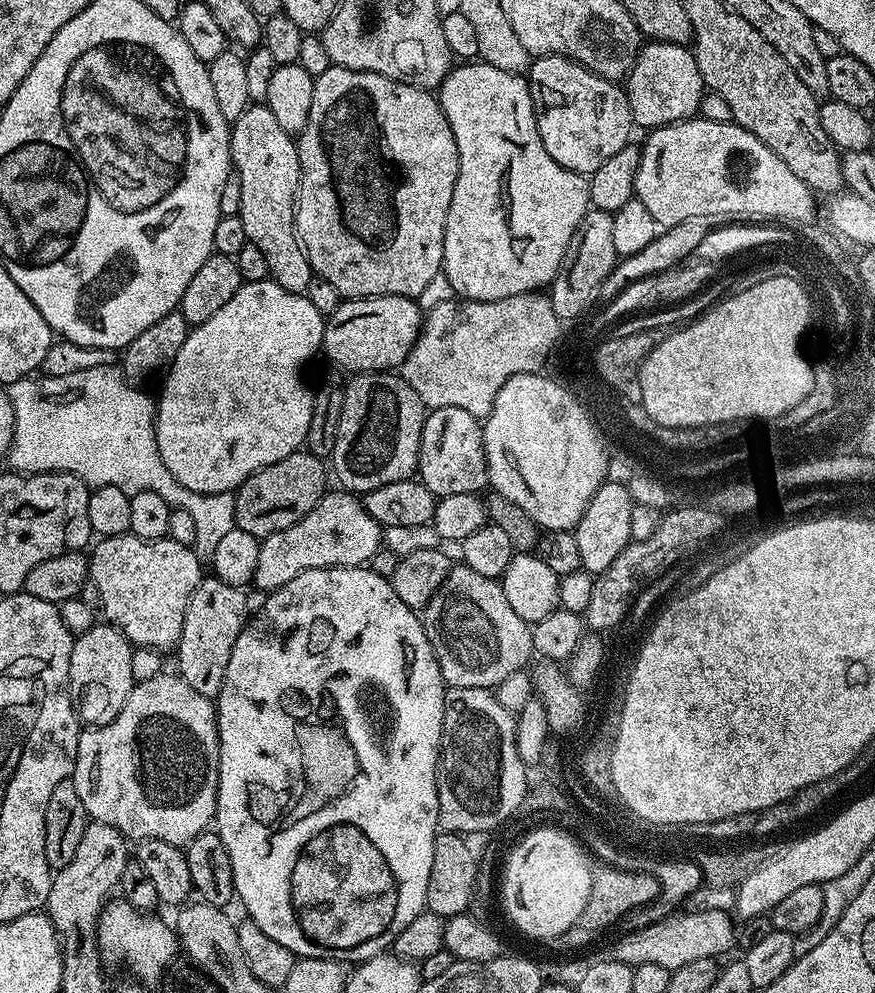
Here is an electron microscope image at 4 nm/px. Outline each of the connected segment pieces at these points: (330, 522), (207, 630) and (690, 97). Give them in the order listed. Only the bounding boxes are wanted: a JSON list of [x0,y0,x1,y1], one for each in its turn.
[[254,490,382,593],[174,578,250,698],[626,40,706,130]]

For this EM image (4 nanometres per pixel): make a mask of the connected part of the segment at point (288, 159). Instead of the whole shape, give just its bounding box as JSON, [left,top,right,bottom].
[230,102,314,293]

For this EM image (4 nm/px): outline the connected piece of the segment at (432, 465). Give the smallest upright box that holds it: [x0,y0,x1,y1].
[418,406,489,498]

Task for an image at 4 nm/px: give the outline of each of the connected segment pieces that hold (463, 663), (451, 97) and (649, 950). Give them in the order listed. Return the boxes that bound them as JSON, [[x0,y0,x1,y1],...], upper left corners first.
[[422,562,533,689],[438,62,590,300],[615,909,738,969]]

